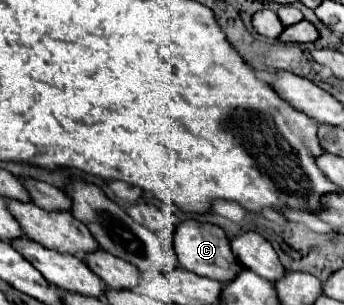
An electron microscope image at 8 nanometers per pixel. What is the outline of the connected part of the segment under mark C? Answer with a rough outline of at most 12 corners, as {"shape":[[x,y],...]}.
{"shape":[[188,218],[172,240],[180,266],[230,282],[242,268],[226,234]]}

